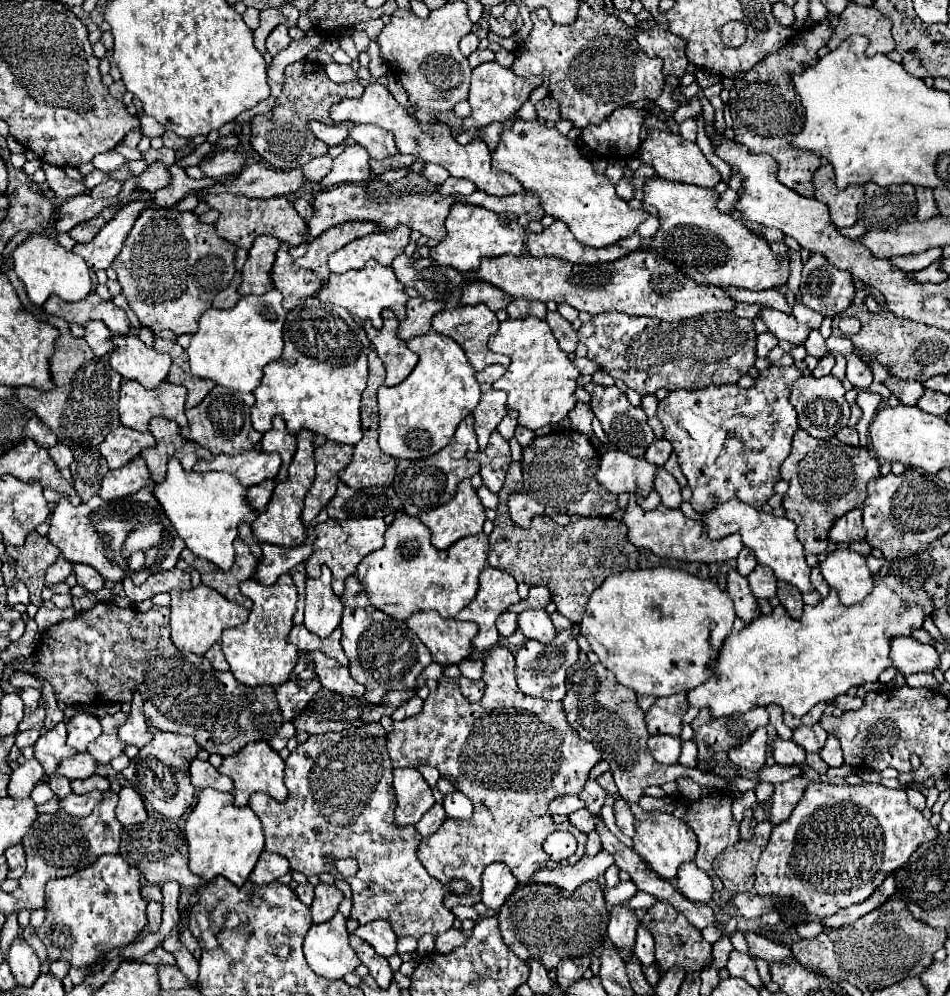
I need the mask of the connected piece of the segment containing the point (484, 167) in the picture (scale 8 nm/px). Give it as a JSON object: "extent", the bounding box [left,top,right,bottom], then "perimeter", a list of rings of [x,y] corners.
{"extent":[330,84,524,196],"perimeter":[[[368,84],[362,98],[344,98],[338,104],[334,104],[330,108],[330,118],[334,122],[366,122],[366,124],[374,124],[380,126],[384,130],[394,132],[396,138],[396,146],[400,154],[414,154],[416,158],[424,160],[424,162],[432,162],[432,164],[440,164],[444,166],[452,178],[466,178],[470,182],[476,184],[478,190],[492,194],[492,196],[510,196],[510,194],[522,194],[524,188],[520,186],[520,182],[516,178],[510,178],[508,174],[494,174],[492,170],[492,156],[488,146],[482,140],[474,140],[466,146],[458,144],[450,130],[442,124],[434,124],[428,132],[420,130],[420,124],[414,116],[410,116],[396,100],[394,96],[382,86],[382,84]]]}

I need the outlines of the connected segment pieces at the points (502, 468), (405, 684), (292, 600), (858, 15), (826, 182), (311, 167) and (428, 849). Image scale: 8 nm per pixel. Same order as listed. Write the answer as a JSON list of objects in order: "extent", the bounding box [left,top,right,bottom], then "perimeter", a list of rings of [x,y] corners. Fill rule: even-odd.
[{"extent":[474,432,512,494],"perimeter":[[[494,432],[490,436],[488,448],[484,452],[476,452],[474,458],[480,462],[480,476],[484,480],[484,486],[496,494],[502,488],[508,464],[512,462],[508,440]]]},{"extent":[342,574,432,704],"perimeter":[[[354,574],[346,578],[342,604],[342,634],[350,634],[350,644],[356,644],[356,650],[366,650],[366,700],[382,704],[384,694],[390,690],[414,690],[422,670],[432,662],[428,648],[416,638],[406,622],[394,620],[368,604],[366,588]]]},{"extent":[222,574,298,686],"perimeter":[[[282,574],[274,586],[264,586],[254,578],[240,582],[244,596],[252,598],[254,606],[244,624],[226,628],[222,632],[222,652],[230,662],[230,670],[238,682],[246,686],[280,686],[288,680],[292,668],[298,662],[298,648],[288,644],[288,632],[292,628],[292,616],[296,612],[296,586],[290,574]]]},{"extent":[828,2,894,54],"perimeter":[[[850,2],[846,10],[838,16],[838,26],[834,28],[832,38],[828,40],[828,48],[834,50],[844,38],[852,34],[862,34],[870,38],[874,52],[888,54],[894,50],[890,28],[890,20],[886,20],[872,6],[858,6],[856,2]]]},{"extent":[814,164,864,228],"perimeter":[[[830,164],[820,166],[814,172],[814,198],[824,202],[830,210],[830,218],[838,228],[852,226],[858,218],[858,204],[864,196],[864,186],[848,186],[844,190],[838,190],[834,184],[834,170]]]},{"extent":[306,154,332,182],"perimeter":[[[326,154],[326,156],[320,156],[320,158],[314,158],[312,162],[306,164],[306,174],[310,174],[310,178],[314,182],[322,180],[324,174],[332,168],[332,158]]]},{"extent":[388,646,602,908],"perimeter":[[[500,646],[484,656],[484,682],[486,692],[482,700],[472,704],[462,696],[456,682],[442,680],[436,692],[430,692],[424,700],[422,712],[402,722],[394,722],[392,734],[388,736],[388,754],[394,768],[416,768],[416,762],[436,766],[440,774],[454,782],[456,790],[466,794],[474,804],[474,814],[468,820],[446,820],[438,832],[422,838],[418,846],[418,858],[430,876],[434,876],[442,884],[450,884],[454,880],[464,880],[468,884],[466,894],[446,892],[446,908],[454,908],[458,904],[474,906],[476,902],[480,902],[480,876],[492,862],[508,864],[520,884],[530,882],[536,870],[576,864],[584,854],[586,836],[568,821],[556,824],[546,806],[550,800],[562,794],[580,792],[584,782],[588,780],[590,770],[602,760],[602,752],[596,750],[590,742],[578,738],[576,730],[570,728],[560,702],[532,698],[520,692],[516,682],[514,654],[508,648]],[[557,830],[572,832],[577,841],[576,854],[566,858],[566,862],[552,862],[542,850],[544,838]]]}]

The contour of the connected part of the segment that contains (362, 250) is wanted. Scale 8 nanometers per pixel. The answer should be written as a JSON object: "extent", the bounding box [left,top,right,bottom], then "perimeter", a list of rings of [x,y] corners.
{"extent":[328,226,410,272],"perimeter":[[[396,226],[396,230],[380,230],[368,236],[352,240],[348,246],[336,250],[328,258],[328,268],[332,272],[348,272],[350,268],[362,268],[370,258],[382,266],[390,266],[396,256],[404,252],[410,242],[410,230],[406,226]]]}

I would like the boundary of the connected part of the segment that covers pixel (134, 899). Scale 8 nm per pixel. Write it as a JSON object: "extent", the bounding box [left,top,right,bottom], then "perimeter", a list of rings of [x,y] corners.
{"extent":[38,856,148,968],"perimeter":[[[100,856],[92,866],[76,872],[74,876],[50,880],[46,886],[46,920],[38,930],[40,940],[48,948],[48,960],[68,960],[76,968],[96,964],[114,948],[130,944],[146,926],[148,902],[140,894],[140,872],[124,862],[122,856]]]}

